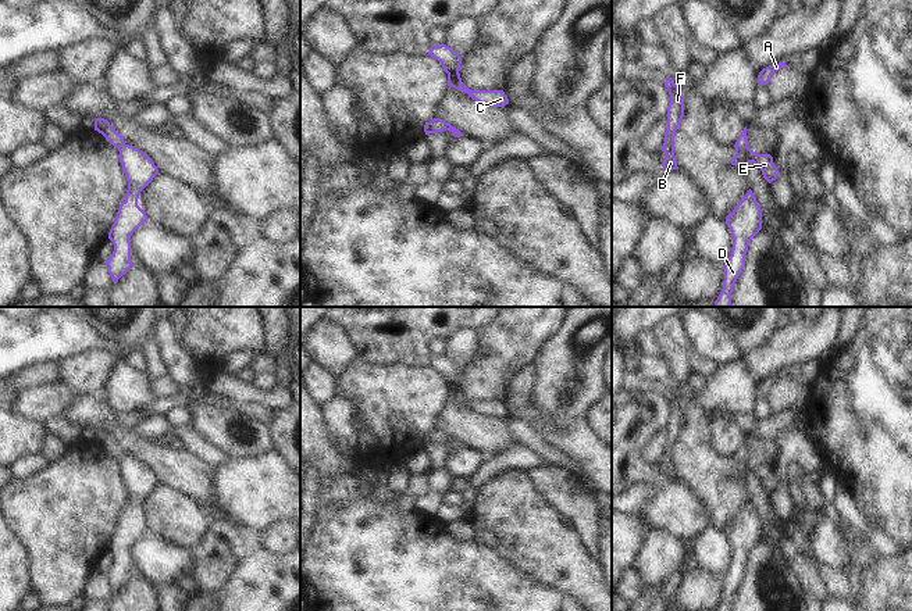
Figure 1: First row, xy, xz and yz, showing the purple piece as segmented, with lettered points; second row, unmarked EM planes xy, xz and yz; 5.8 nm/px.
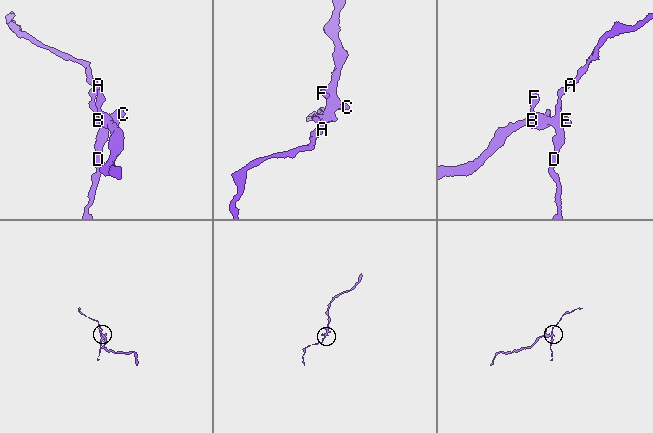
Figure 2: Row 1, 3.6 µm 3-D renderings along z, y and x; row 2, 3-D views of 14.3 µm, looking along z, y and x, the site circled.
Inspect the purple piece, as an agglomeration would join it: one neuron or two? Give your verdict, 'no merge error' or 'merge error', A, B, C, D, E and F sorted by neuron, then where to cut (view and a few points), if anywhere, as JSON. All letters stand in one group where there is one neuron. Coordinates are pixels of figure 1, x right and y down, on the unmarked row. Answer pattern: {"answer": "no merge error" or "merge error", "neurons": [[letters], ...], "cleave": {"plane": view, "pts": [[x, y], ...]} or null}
{"answer": "no merge error", "neurons": [["A", "B", "C", "D", "E", "F"]], "cleave": null}

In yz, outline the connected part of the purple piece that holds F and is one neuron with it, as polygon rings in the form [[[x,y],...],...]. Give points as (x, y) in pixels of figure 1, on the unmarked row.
[[[667,389],[665,397],[670,405],[670,414],[667,418],[667,442],[665,444],[665,454],[662,462],[666,465],[663,471],[663,480],[673,482],[678,480],[676,467],[674,467],[674,444],[681,435],[684,428],[684,408],[678,397],[673,393],[673,389]]]

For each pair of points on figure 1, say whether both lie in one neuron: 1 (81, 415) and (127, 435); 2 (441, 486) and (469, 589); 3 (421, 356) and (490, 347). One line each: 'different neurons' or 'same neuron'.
1: same neuron
2: different neurons
3: different neurons

